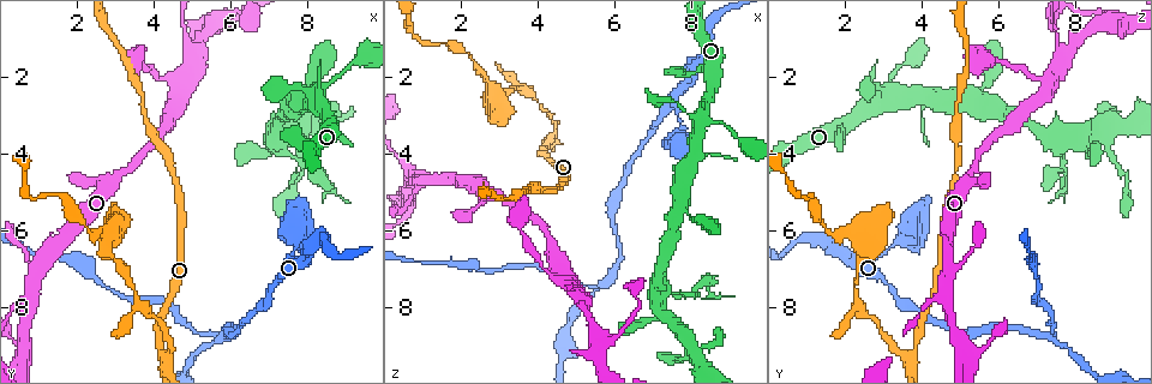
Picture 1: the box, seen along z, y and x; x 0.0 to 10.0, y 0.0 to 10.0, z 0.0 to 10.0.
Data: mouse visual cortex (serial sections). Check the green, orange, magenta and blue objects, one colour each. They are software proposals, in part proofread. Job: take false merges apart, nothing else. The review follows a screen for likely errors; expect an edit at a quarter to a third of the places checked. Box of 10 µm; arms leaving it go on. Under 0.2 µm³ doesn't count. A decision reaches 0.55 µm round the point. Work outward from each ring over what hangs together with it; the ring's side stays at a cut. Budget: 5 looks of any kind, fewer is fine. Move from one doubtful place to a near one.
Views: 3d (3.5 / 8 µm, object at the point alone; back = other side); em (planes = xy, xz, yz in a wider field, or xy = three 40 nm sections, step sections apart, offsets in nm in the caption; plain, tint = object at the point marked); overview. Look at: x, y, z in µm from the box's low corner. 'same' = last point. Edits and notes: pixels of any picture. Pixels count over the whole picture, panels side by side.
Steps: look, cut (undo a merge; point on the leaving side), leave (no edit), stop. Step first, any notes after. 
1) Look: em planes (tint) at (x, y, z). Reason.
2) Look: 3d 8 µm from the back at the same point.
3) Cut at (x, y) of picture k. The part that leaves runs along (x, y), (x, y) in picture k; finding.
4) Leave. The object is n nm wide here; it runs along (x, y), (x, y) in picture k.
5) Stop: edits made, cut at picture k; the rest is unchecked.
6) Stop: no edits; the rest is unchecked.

Look: 3d 3.5 µm at (4.20, 9.10, 3.70). Three-way junction.

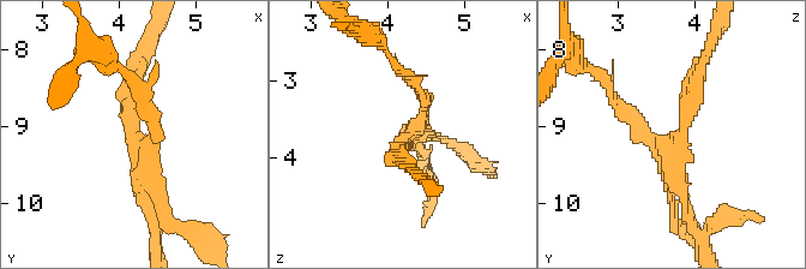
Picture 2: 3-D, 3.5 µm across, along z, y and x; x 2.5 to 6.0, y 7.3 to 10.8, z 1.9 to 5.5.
Look: em planes (plain) at (4.20, 9.15, 3.80). 3 arms meet here; the arms are 200, 200, 200 nm wide; need the tissue.

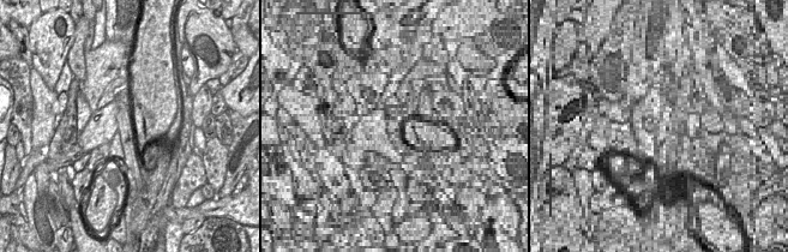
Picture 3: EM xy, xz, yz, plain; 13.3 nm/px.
Look: em planes (tint) at the same point. With the object marked.

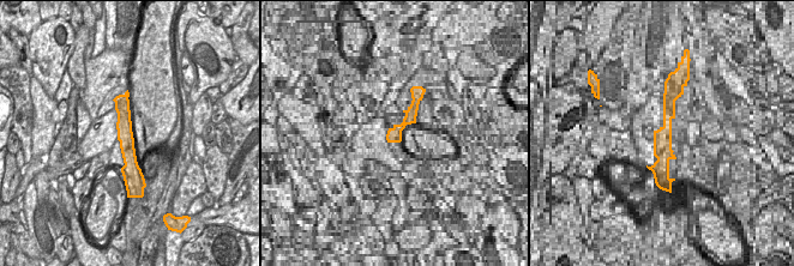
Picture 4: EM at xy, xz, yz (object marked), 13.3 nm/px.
Cut at (156, 117) of picture 2. The object is 220 nm wide here; the part that leaves runs along (145, 144), (156, 123), (122, 71) in picture 2; two cells meet here.

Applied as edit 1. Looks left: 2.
Look: 3d 8 µm at (5.70, 8.80, 7.50). Abrupt turn.

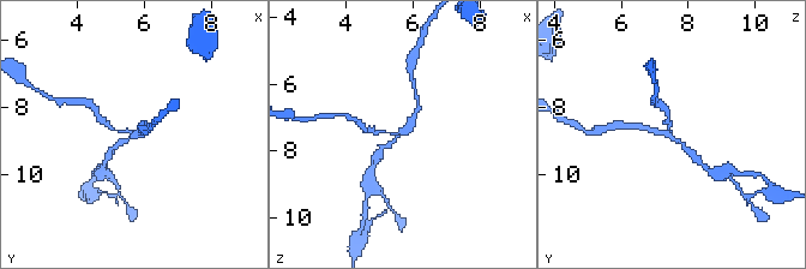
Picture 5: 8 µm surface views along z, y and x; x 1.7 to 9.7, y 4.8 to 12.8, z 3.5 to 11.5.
Look: em xy step 1 (tint) at the same point. 3 arms meet here; the arms are 150, 150, 200 nm wide; need the tissue.

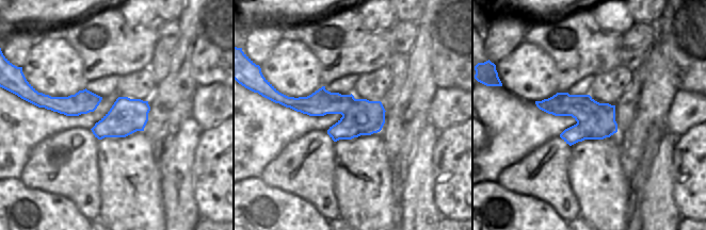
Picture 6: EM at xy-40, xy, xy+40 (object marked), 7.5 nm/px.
Cut at (102, 120) of picture 5. The part that leaves runs along (130, 131), (106, 125), (94, 107) in picture 5; a second cell is stuck on.

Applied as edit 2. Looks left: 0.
Stop: edits made, cut at picture 2, cut at picture 5; the rest is unchecked.

